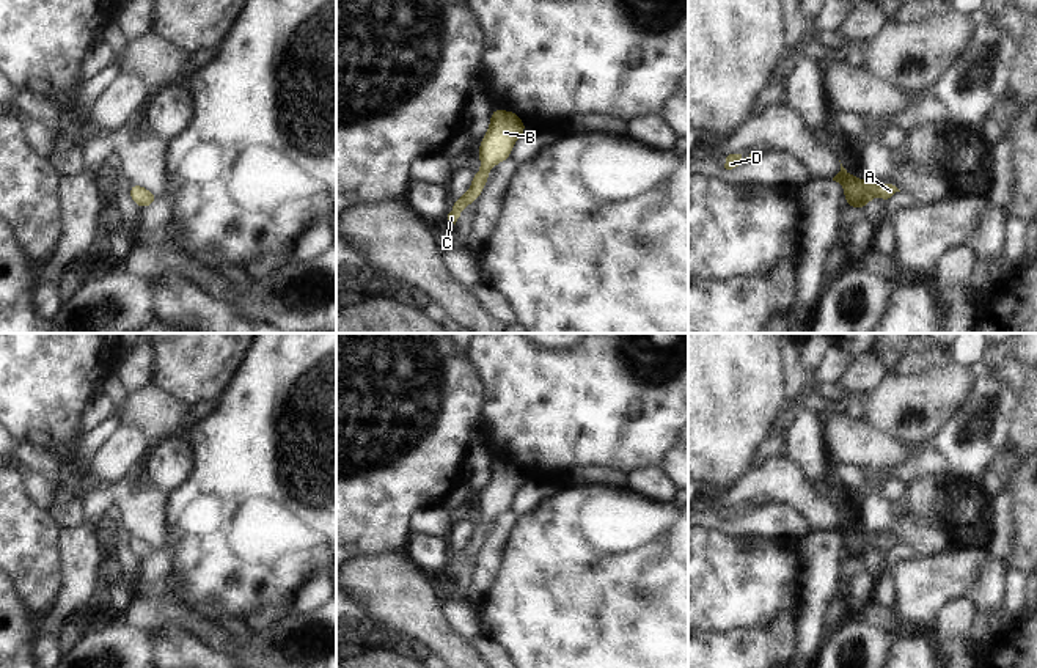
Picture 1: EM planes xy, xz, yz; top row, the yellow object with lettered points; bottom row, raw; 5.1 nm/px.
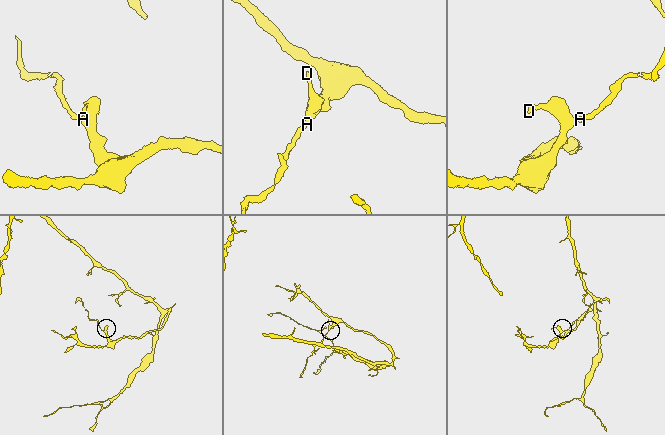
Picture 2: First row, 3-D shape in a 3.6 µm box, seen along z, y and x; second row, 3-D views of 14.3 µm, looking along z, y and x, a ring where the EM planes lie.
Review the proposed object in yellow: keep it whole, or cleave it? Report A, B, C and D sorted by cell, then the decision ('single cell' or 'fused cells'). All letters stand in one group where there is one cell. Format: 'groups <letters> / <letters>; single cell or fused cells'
groups A B C D; single cell

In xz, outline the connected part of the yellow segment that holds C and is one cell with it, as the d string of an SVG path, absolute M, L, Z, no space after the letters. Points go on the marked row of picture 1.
M492 107L490 116L492 119L487 134L481 138L478 151L482 167L473 174L467 193L453 200L453 211L448 214L448 220L454 225L462 211L479 200L490 176L490 168L511 159L511 151L517 138L528 129L522 118L511 110L498 110Z

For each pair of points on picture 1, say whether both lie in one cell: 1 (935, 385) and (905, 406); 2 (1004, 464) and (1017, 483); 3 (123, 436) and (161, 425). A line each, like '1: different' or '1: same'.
1: same
2: different
3: different

